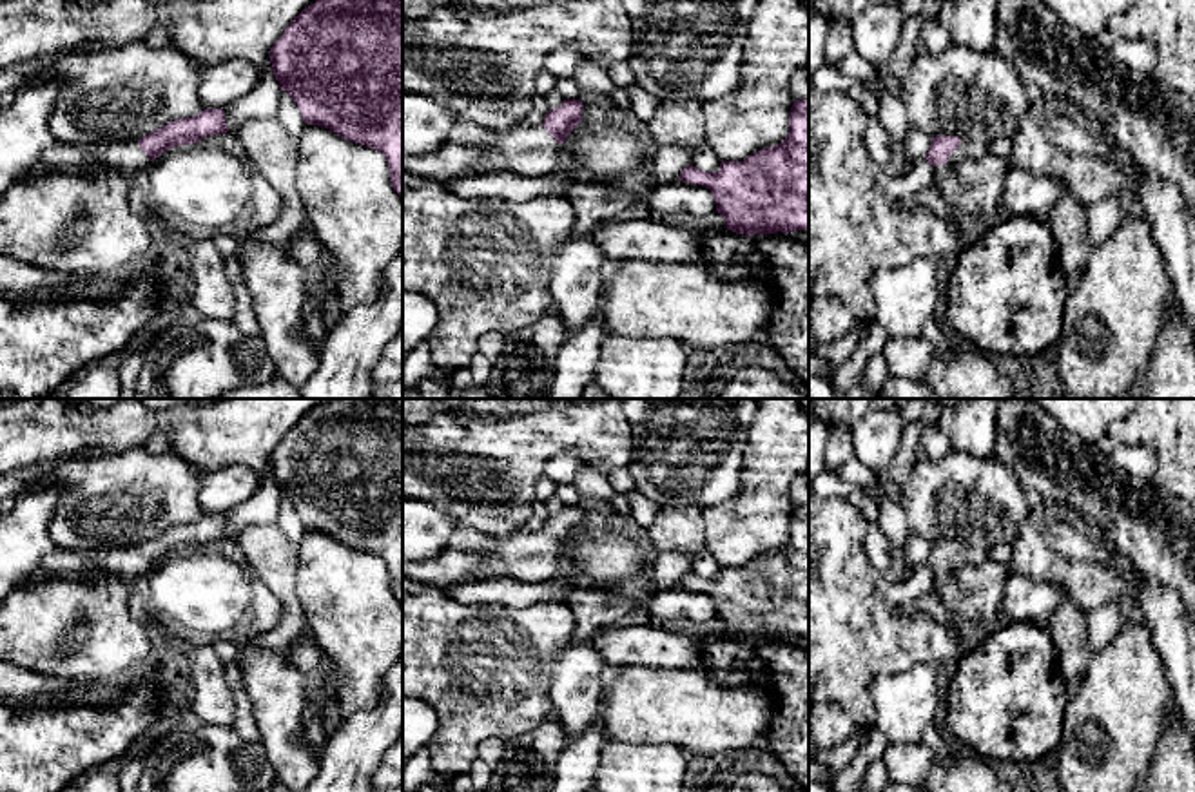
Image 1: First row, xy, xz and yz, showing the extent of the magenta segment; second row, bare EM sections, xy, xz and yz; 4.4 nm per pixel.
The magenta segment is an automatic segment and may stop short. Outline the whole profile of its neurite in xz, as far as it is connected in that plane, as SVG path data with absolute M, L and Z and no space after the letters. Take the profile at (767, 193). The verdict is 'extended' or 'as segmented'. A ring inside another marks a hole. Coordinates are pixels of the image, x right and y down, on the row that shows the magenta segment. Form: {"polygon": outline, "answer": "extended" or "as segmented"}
{"polygon": "M809 100L792 103L789 136L780 145L765 147L743 161L722 161L718 172L687 165L678 179L709 188L727 230L736 234L809 230Z", "answer": "as segmented"}

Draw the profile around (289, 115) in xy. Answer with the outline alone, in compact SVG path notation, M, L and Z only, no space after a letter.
M281 91L279 96L279 109L276 120L285 127L287 132L290 132L297 141L301 140L305 120L301 116L301 111L297 109L294 98Z

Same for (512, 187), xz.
M566 169L546 176L526 178L511 172L462 178L444 187L459 198L504 198L529 201L537 196L564 196L575 185L575 176Z

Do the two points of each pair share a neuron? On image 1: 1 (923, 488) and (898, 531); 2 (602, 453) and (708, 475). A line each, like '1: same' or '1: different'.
1: different
2: different

